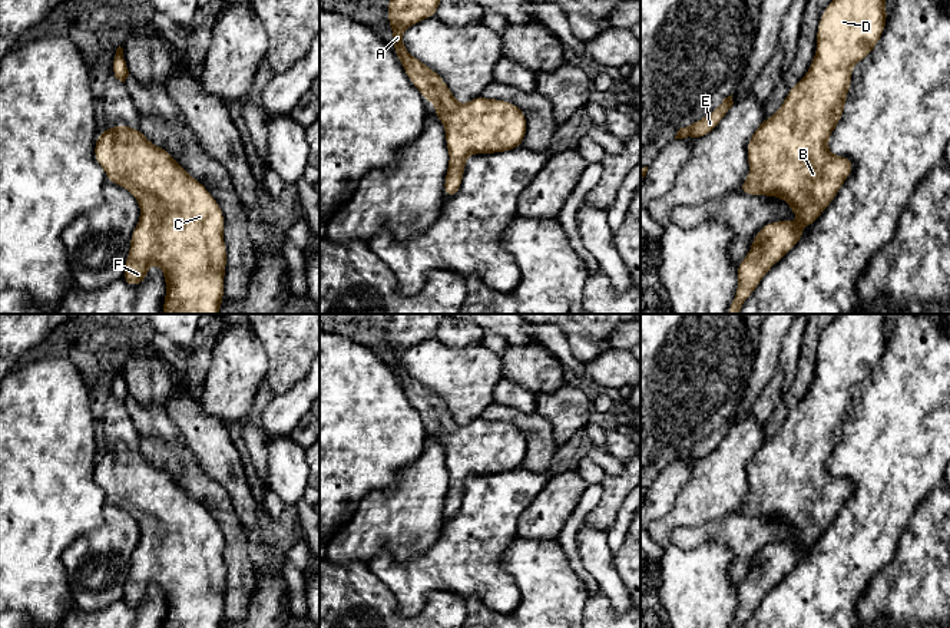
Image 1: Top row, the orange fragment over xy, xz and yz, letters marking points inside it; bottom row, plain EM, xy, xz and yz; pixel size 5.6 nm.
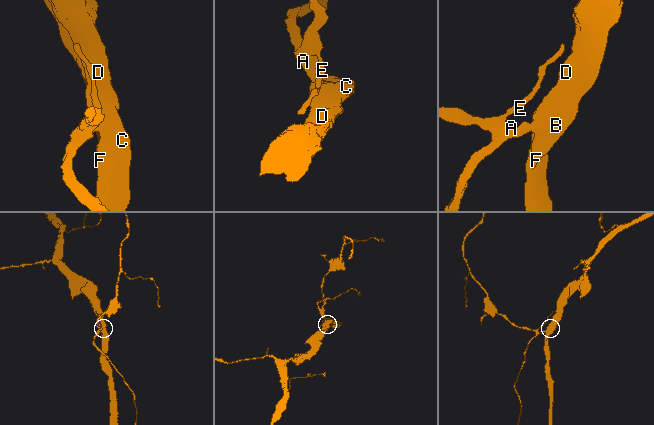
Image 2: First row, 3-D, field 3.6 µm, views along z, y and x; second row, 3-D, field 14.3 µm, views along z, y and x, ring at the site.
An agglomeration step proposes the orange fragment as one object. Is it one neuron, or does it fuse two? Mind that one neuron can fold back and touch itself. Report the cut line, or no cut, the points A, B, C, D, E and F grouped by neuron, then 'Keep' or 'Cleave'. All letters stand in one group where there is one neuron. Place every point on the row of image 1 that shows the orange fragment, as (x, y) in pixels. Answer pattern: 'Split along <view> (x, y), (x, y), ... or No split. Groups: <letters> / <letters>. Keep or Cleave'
No split. Groups: A B C D E F. Keep

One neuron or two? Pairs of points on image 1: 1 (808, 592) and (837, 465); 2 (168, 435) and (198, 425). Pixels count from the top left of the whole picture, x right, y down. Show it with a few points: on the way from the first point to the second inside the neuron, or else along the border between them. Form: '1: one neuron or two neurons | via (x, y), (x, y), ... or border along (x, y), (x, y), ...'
1: one neuron | via (843, 558), (860, 541), (861, 491)
2: two neurons | border along (164, 407), (182, 438)

